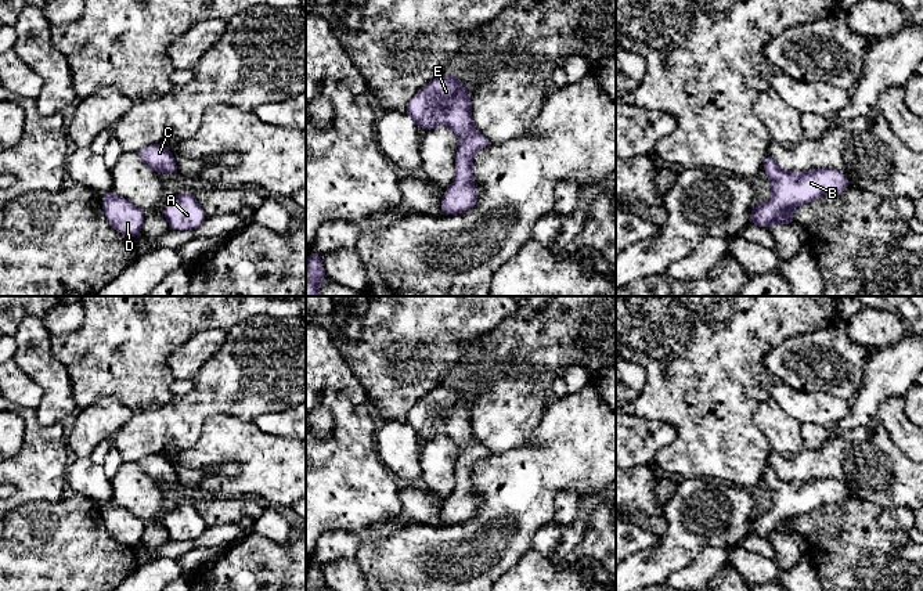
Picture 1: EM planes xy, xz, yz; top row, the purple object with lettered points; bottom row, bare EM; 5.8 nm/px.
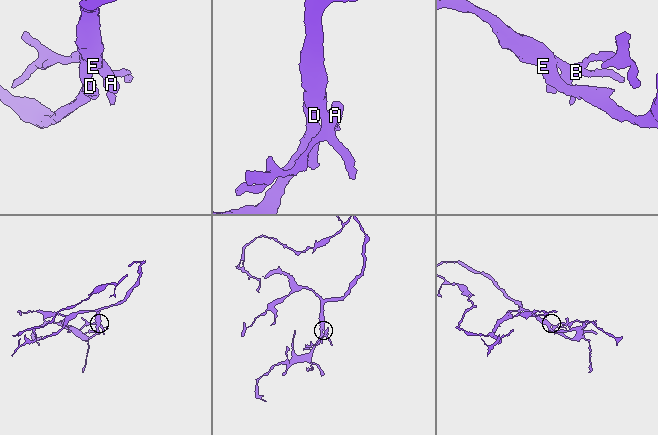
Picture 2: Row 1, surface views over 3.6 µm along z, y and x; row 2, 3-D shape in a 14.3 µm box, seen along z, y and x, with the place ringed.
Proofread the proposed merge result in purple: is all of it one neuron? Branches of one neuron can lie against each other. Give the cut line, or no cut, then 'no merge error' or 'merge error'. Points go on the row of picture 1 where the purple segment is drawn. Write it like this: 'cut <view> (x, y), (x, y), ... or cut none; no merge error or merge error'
cut none; no merge error

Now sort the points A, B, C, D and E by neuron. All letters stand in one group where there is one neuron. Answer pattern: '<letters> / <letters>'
A B C D E

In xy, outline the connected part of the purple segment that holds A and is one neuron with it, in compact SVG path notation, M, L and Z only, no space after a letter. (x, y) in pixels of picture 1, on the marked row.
M181 192L163 208L165 217L170 230L194 230L199 227L205 219L205 210L198 205L195 194Z

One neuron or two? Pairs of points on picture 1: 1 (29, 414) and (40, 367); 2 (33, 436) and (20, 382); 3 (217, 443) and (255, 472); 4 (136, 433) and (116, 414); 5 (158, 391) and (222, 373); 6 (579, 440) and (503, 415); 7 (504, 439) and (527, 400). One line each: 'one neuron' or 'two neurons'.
1: two neurons
2: two neurons
3: one neuron
4: two neurons
5: two neurons
6: two neurons
7: one neuron

